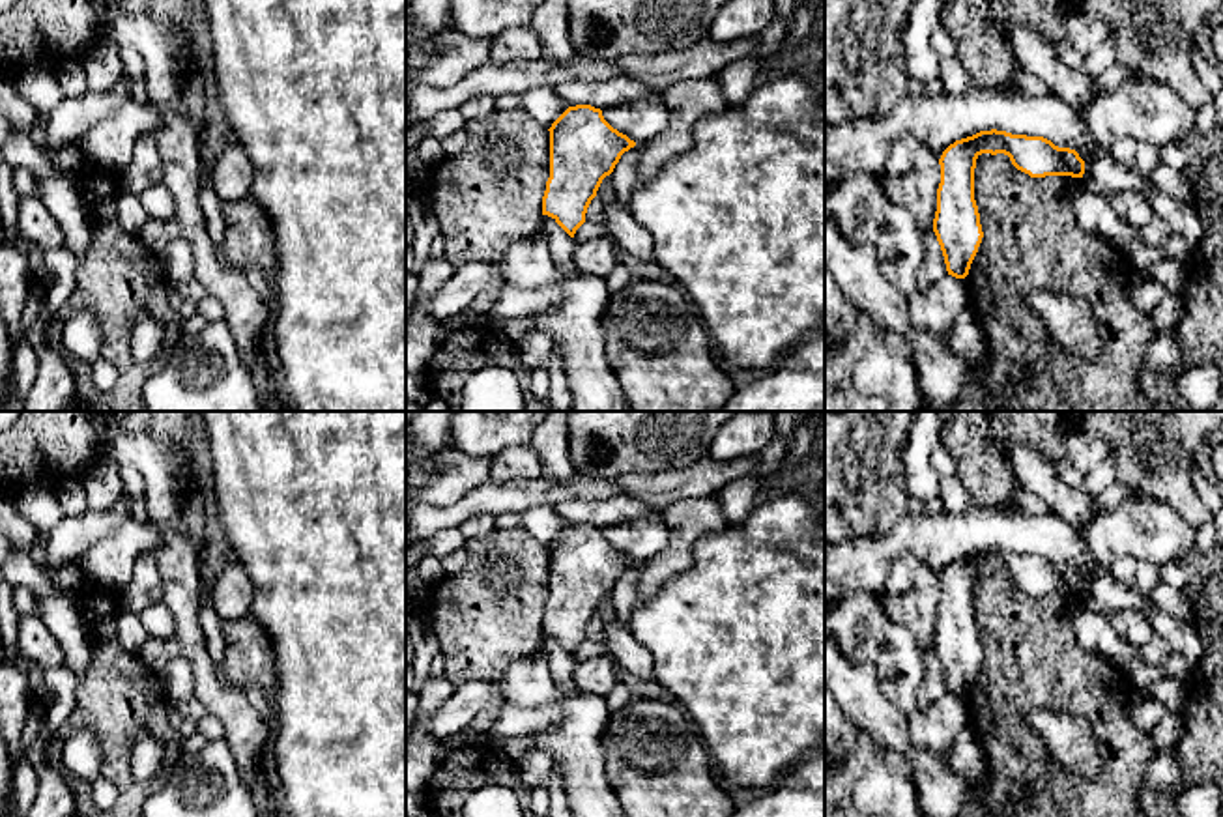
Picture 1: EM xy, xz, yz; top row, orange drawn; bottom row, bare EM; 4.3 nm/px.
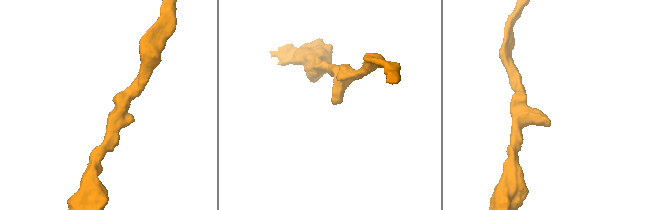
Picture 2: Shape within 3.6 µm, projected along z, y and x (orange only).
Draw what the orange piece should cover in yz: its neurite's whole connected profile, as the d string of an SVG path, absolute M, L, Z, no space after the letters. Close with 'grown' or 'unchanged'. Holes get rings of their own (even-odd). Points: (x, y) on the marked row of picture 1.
M980 131L950 144L941 159L941 183L933 232L941 245L946 271L956 279L969 275L984 232L974 200L974 168L982 153L1004 153L1012 165L1030 178L1083 178L1085 161L1075 150L1058 148L1043 136Z | unchanged

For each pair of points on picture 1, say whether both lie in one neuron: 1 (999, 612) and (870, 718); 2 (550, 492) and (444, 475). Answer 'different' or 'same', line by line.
1: different
2: different

